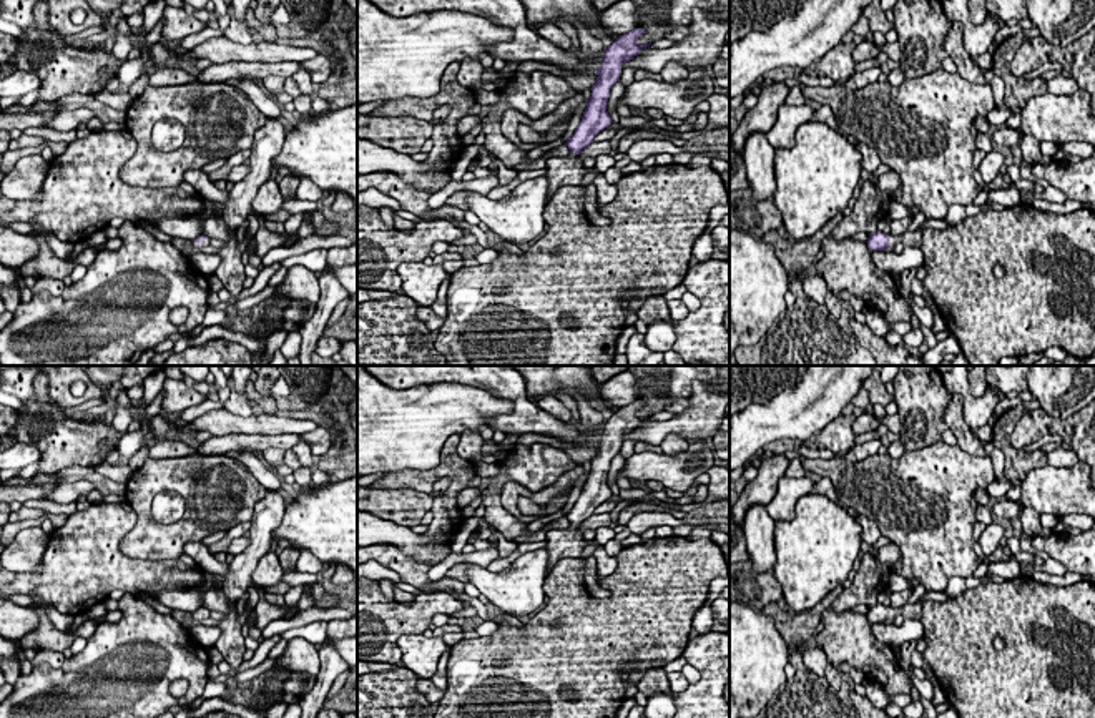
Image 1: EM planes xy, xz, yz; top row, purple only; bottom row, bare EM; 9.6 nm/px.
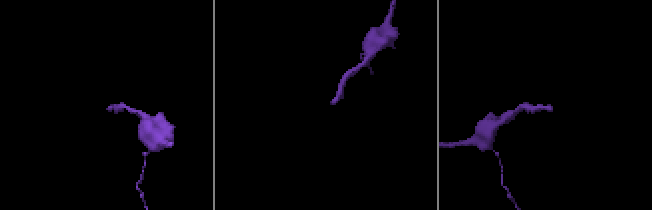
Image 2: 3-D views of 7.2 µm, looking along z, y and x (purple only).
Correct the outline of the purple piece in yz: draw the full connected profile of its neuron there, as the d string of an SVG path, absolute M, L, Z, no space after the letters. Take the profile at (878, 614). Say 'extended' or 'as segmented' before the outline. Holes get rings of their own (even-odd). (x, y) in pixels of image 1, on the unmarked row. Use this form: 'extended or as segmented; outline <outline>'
extended; outline M917 600L916 603L906 603L899 608L877 603L869 607L866 615L871 623L886 623L891 620L896 627L901 627L909 618L921 620L922 603L922 600Z

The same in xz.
extended; outline M635 401L625 407L620 407L603 425L603 434L597 440L597 454L590 460L592 469L583 484L582 494L575 505L567 512L570 527L565 530L548 530L545 534L548 568L562 558L580 558L582 550L590 545L583 535L578 534L578 527L593 515L593 510L613 495L613 490L606 484L610 462L620 454L621 437L633 432L640 424L651 416L640 417L636 412L645 406L643 401Z

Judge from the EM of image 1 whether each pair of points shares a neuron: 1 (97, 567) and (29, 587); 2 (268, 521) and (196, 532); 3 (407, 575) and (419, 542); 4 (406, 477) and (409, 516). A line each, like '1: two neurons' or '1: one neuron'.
1: one neuron
2: two neurons
3: two neurons
4: two neurons

